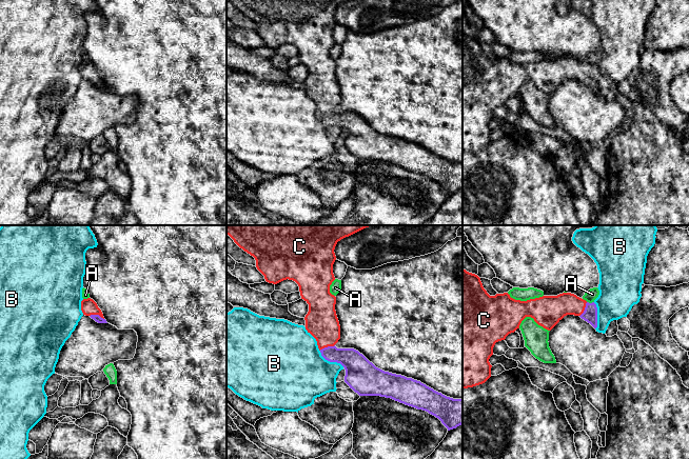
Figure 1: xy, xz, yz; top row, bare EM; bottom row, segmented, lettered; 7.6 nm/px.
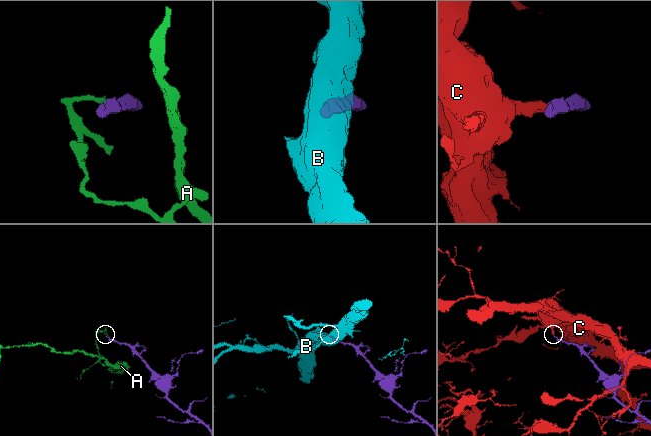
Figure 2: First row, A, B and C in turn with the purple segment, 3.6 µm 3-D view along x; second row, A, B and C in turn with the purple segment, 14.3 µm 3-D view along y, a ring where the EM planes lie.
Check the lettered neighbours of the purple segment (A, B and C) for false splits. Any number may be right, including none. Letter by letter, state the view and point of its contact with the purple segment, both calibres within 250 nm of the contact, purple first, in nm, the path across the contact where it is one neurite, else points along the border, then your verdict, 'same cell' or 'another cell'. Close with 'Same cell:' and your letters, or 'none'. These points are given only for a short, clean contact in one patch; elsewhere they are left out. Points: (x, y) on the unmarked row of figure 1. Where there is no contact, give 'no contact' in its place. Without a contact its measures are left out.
A: contact yz (590, 67); calibres 110 and 90 nm; border yz (587, 65), (593, 66); another cell
B: contact xz (331, 125); calibres 240 and 420 nm; border xz (319, 115), (326, 123), (339, 126), (343, 131); another cell
C: contact xz (328, 111); calibres 180 and 240 nm; way xz (355, 127), (328, 111), (327, 95), (321, 86); same cell
Same cell: C

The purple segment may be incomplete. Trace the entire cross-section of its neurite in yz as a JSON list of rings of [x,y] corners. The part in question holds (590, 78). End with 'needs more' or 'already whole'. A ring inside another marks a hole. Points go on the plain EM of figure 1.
[[[462,33],[462,154],[485,147],[491,141],[492,129],[489,126],[493,119],[493,112],[496,106],[505,104],[514,97],[526,81],[531,81],[544,93],[551,95],[565,80],[574,79],[597,92],[597,72],[594,66],[586,64],[571,57],[563,57],[557,60],[543,60],[527,65],[515,64],[508,57],[490,60],[484,53],[480,42]]]; needs more

